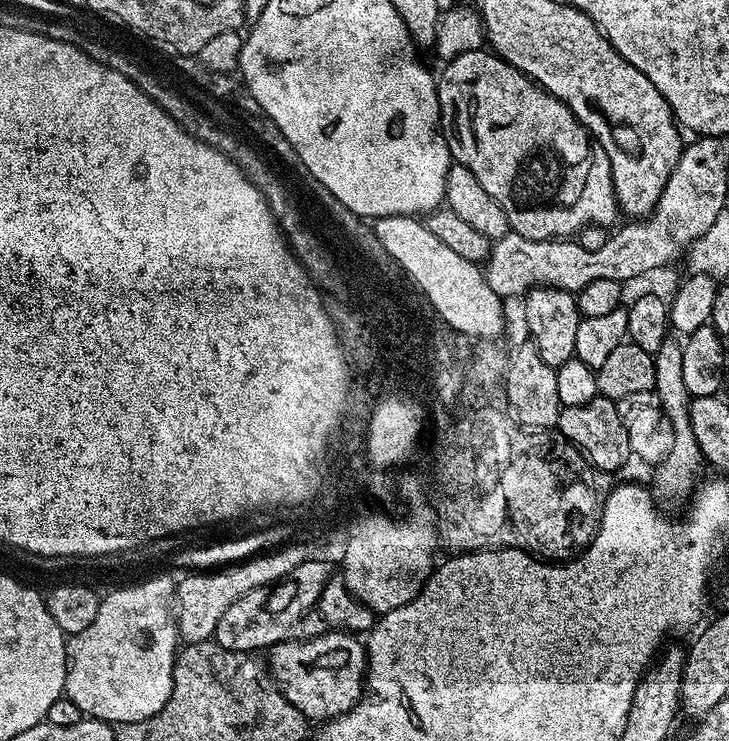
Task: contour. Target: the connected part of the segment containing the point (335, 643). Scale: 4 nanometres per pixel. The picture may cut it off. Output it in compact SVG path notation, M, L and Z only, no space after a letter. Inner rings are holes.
M339 630L275 645L276 661L272 664L275 687L284 700L294 705L309 721L333 720L359 702L362 677L366 672L366 648L355 639L355 635Z

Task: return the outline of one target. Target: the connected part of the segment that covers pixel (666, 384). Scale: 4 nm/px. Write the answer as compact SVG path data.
M673 337L664 340L662 346L653 355L655 362L655 389L659 405L665 413L673 430L673 445L655 467L655 474L650 483L653 497L661 503L672 503L674 500L689 499L701 479L704 459L698 446L696 435L692 430L691 396L682 380L682 346Z

